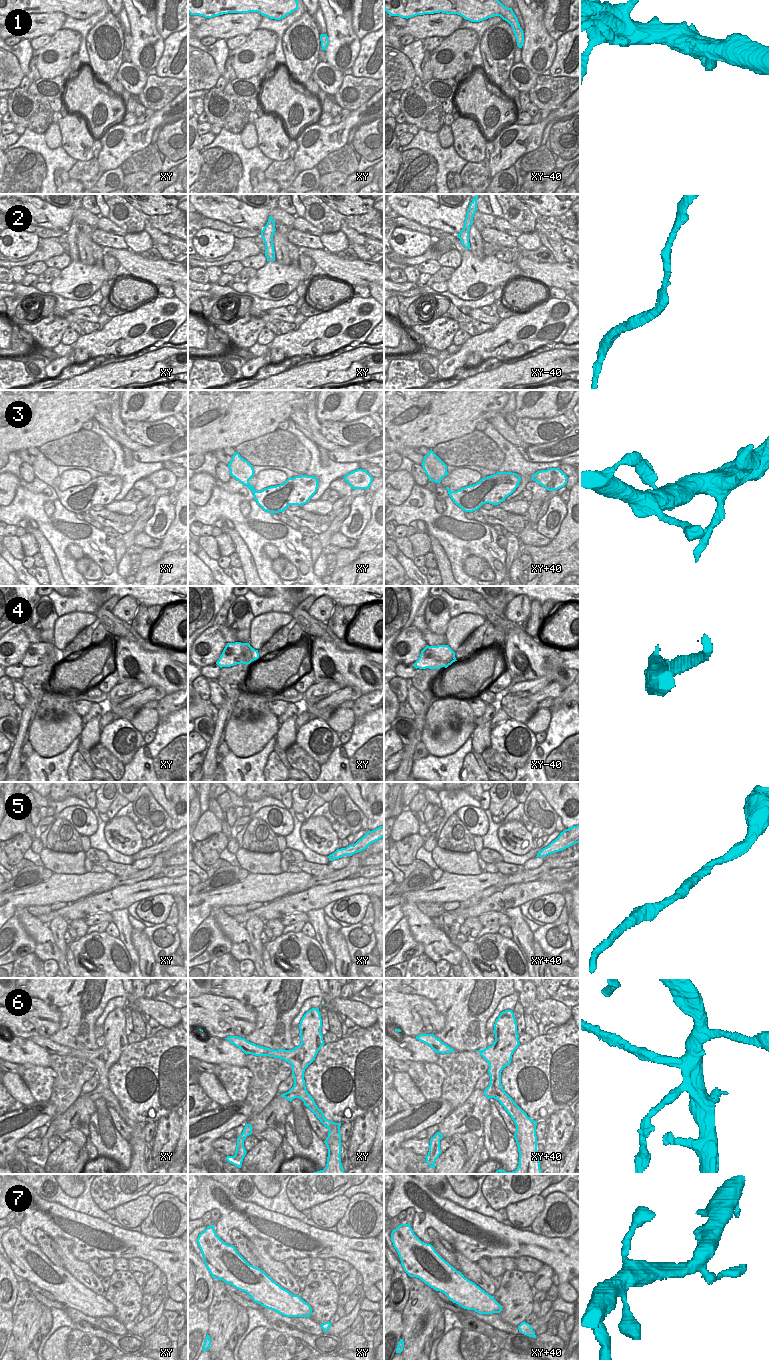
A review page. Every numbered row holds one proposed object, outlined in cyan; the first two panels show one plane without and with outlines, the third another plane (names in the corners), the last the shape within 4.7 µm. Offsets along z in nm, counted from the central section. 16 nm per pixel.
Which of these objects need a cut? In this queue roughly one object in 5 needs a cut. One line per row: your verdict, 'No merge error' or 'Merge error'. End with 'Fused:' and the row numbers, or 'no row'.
1: Merge error
2: No merge error
3: No merge error
4: Merge error
5: No merge error
6: No merge error
7: No merge error
Fused: 1, 4.

